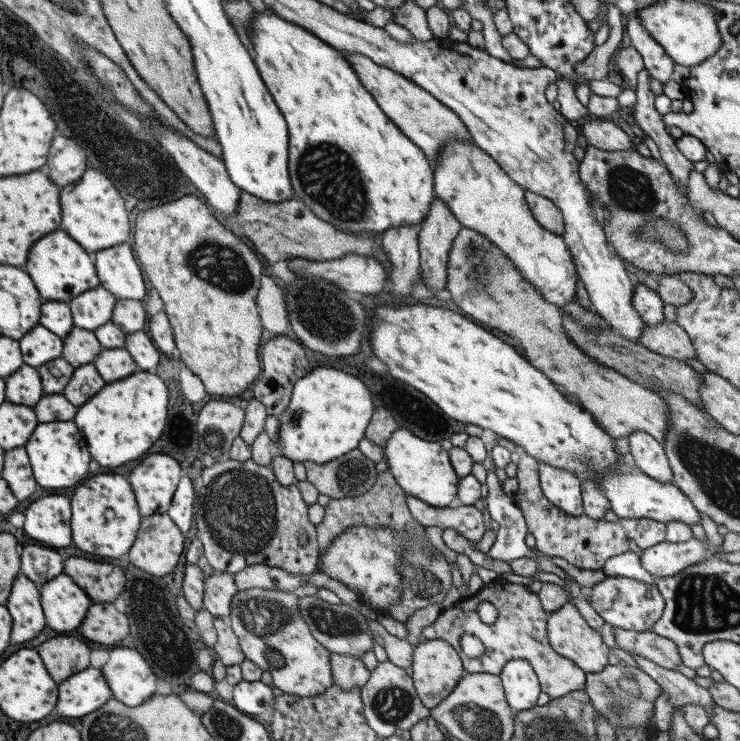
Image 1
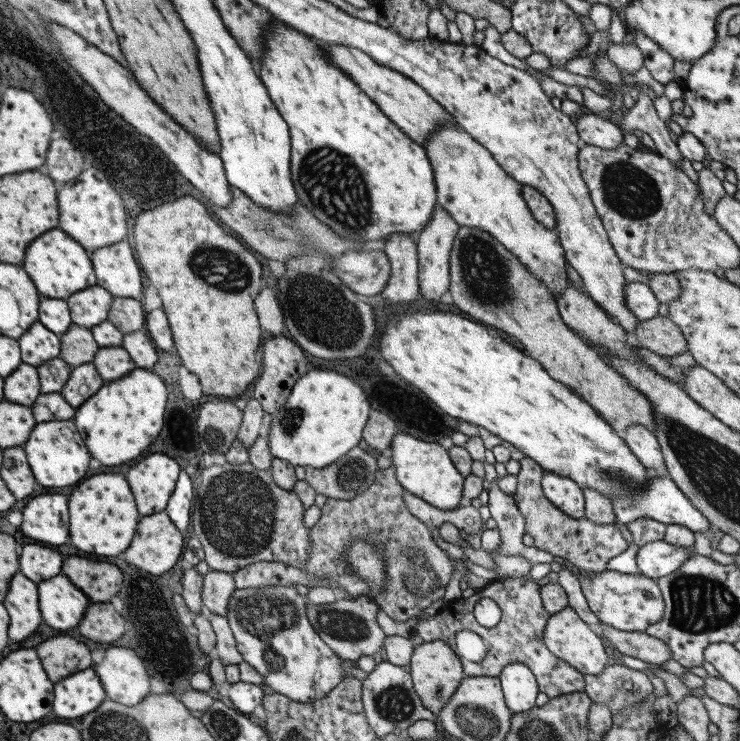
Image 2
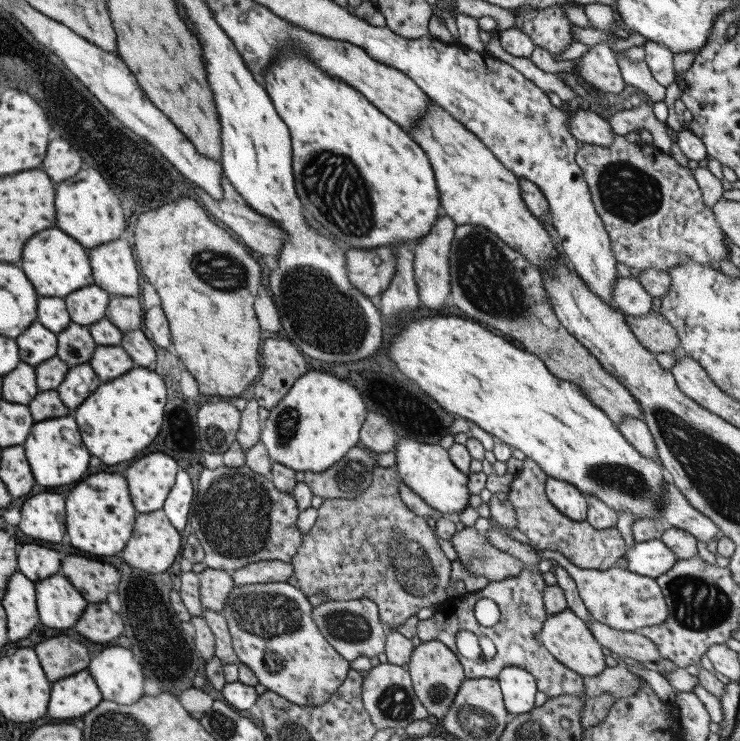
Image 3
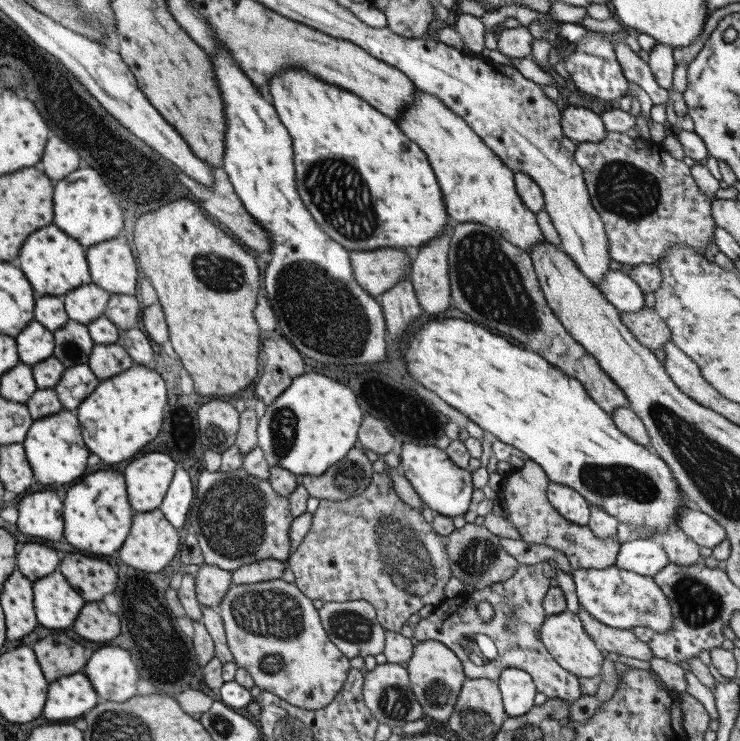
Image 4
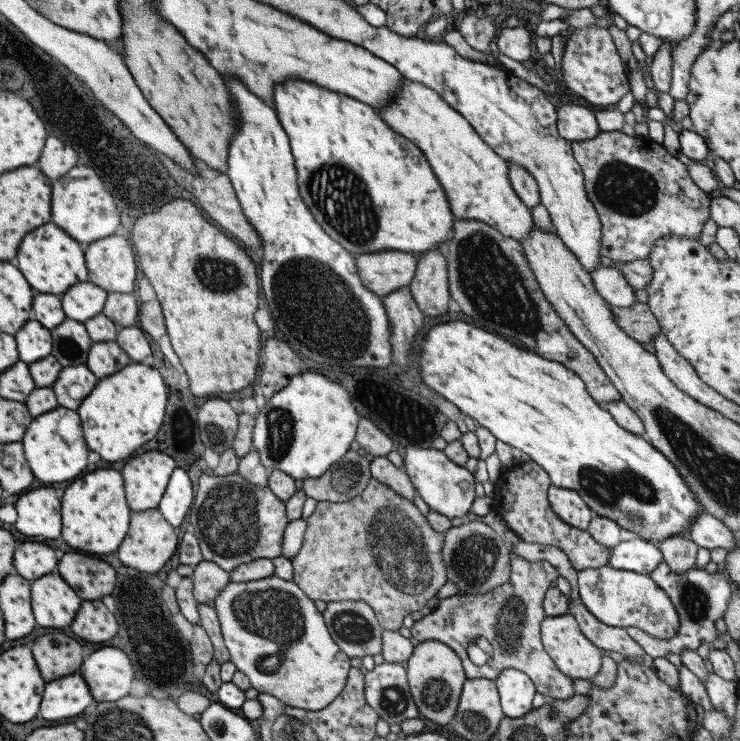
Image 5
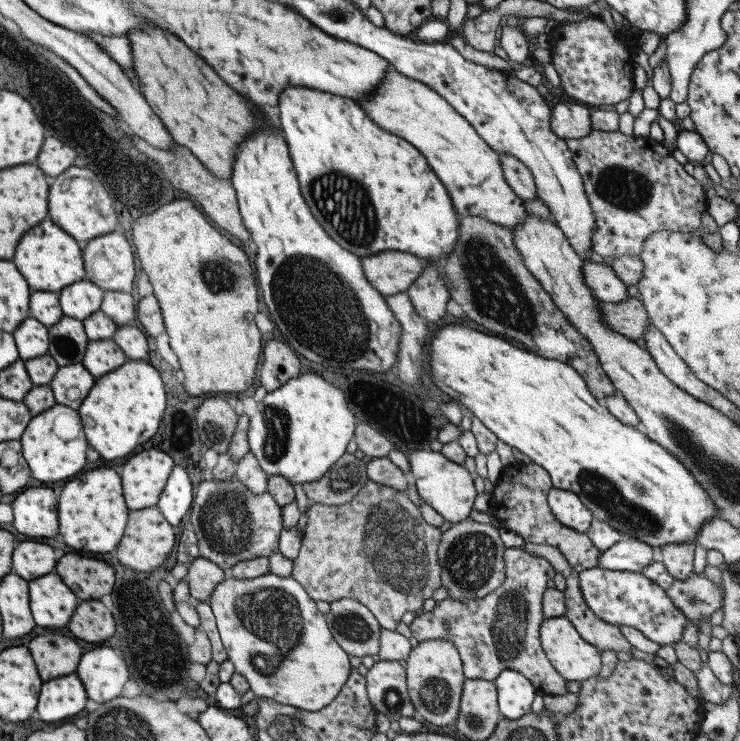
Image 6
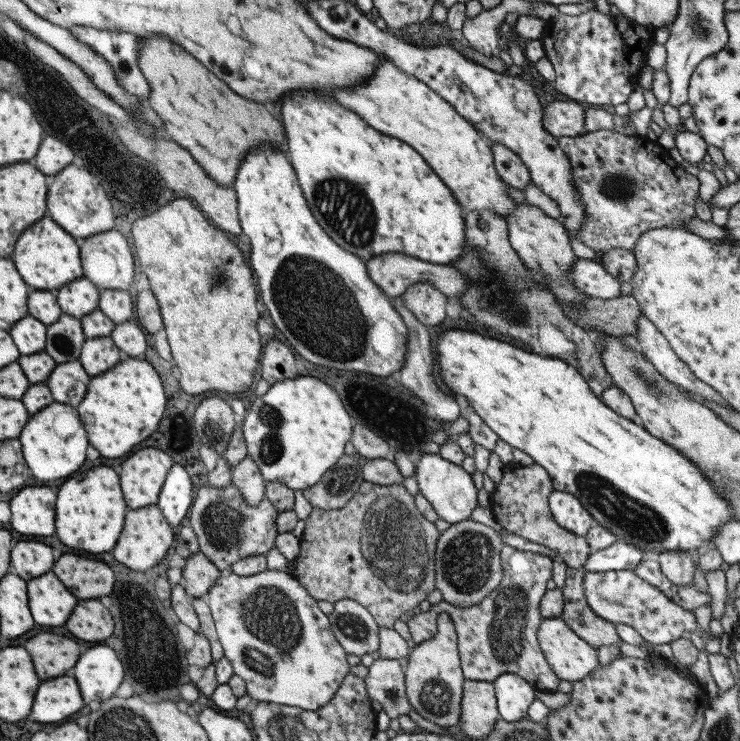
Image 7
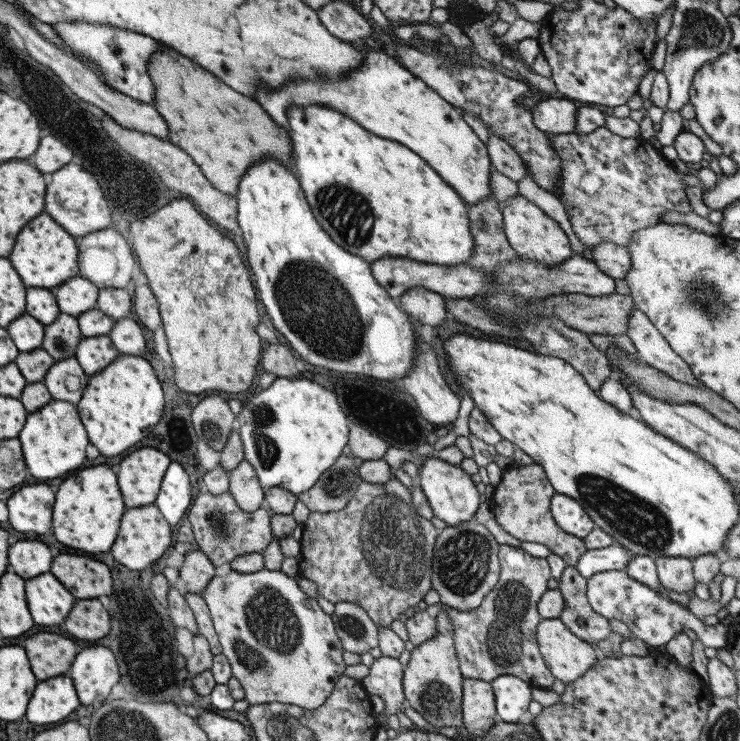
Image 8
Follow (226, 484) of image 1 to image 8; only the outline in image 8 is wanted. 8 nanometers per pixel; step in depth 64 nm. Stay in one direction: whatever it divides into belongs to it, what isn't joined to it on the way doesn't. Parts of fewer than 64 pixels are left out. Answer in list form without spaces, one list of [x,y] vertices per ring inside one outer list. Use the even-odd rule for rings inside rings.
[[[203,490],[192,502],[187,524],[192,526],[199,549],[206,554],[215,567],[228,564],[234,560],[234,557],[246,553],[261,553],[274,539],[270,527],[273,512],[267,506],[250,513],[245,511],[240,510],[240,506],[236,504],[236,500],[229,492],[221,496],[213,496]]]

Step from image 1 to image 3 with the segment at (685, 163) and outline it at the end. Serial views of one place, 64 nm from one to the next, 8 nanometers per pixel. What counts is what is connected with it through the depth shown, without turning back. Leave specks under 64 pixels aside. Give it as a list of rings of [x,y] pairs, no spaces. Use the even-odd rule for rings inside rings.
[[[644,101],[638,108],[616,112],[607,119],[612,126],[615,134],[625,135],[634,129],[645,128],[653,135],[653,145],[662,150],[662,152],[672,156],[672,140],[668,136],[666,126],[654,117],[652,107],[646,105]]]

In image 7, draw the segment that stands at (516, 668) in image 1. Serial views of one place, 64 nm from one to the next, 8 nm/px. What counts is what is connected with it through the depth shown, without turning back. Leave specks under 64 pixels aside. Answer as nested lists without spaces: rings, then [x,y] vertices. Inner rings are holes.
[[[512,672],[500,674],[493,684],[502,720],[516,722],[527,716],[528,708],[536,698],[534,686]]]

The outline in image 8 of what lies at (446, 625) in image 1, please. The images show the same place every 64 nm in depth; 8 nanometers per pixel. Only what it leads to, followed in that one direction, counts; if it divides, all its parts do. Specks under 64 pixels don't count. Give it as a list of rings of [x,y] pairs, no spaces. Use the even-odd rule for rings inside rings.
[[[507,544],[500,545],[498,558],[500,578],[479,607],[462,612],[439,603],[427,606],[424,610],[414,609],[408,613],[405,622],[408,638],[414,647],[432,640],[438,634],[438,614],[446,612],[454,626],[454,648],[464,679],[473,678],[491,683],[496,677],[508,674],[521,678],[532,687],[549,689],[556,678],[540,654],[536,631],[542,619],[538,612],[538,602],[549,590],[550,564],[546,558],[534,557],[521,547]]]

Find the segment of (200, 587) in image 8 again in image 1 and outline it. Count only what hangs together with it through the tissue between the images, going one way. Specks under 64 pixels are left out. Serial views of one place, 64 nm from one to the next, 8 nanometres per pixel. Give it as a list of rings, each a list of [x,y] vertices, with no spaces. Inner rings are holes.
[[[214,572],[206,577],[203,608],[209,610],[215,617],[228,619],[230,605],[237,592],[233,574]]]

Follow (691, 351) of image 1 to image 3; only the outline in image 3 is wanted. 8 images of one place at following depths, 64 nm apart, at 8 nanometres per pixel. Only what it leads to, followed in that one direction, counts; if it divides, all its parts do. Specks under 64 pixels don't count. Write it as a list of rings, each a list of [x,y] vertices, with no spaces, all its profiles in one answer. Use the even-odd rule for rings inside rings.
[[[650,311],[642,316],[625,315],[625,322],[634,336],[650,352],[673,353],[680,346],[678,332],[660,313]]]

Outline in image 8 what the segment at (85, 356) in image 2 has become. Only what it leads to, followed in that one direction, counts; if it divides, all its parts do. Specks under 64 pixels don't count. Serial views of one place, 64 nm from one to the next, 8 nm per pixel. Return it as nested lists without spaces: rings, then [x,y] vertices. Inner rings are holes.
[[[60,313],[54,322],[45,325],[44,342],[41,348],[55,361],[76,356],[76,347],[83,334],[77,317]]]

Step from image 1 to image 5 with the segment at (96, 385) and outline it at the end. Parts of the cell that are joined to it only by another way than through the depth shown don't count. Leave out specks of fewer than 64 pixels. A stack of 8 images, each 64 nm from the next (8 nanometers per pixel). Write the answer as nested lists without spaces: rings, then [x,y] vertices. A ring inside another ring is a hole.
[[[78,364],[63,367],[51,389],[60,406],[78,410],[80,402],[92,392],[94,386],[96,386],[94,374],[90,374],[90,370],[84,364]]]

